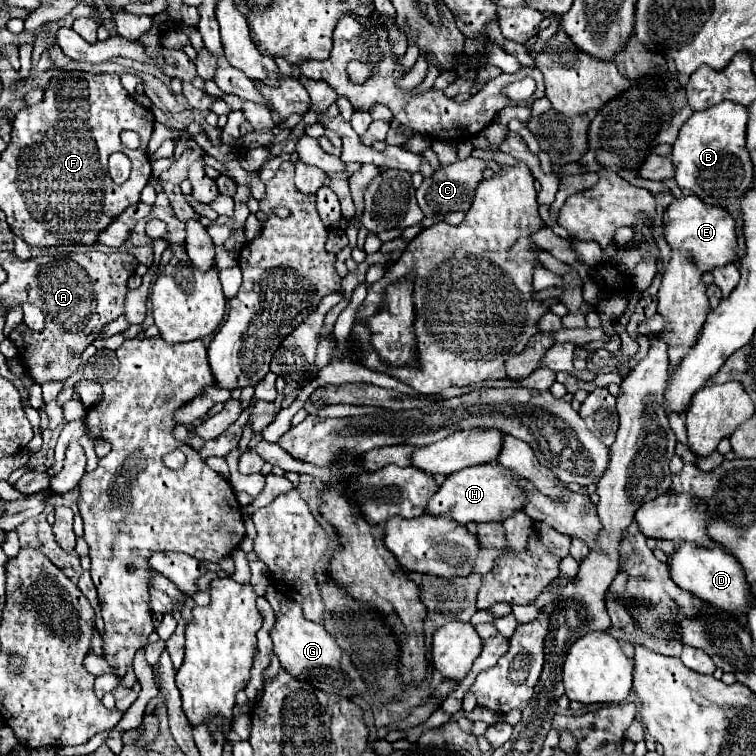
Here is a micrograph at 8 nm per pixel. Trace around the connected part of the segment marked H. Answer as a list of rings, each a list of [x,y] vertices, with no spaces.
[[[485,463],[451,473],[445,479],[445,483],[435,491],[435,495],[427,501],[425,513],[433,517],[447,517],[459,525],[469,525],[469,523],[503,521],[503,517],[509,517],[521,507],[523,507],[523,491],[515,483],[515,473],[505,469],[503,465]]]

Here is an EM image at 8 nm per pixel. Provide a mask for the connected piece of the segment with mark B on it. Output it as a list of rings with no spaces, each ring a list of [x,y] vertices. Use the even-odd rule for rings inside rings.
[[[723,101],[715,107],[695,111],[685,121],[677,141],[673,143],[671,161],[677,169],[675,183],[717,207],[727,207],[733,199],[745,195],[753,183],[753,163],[745,149],[747,121],[747,107],[733,101]]]

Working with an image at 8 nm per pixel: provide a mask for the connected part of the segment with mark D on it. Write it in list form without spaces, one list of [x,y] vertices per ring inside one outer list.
[[[681,541],[673,555],[669,555],[669,575],[681,589],[693,593],[695,597],[727,611],[727,613],[745,613],[751,605],[749,585],[745,583],[743,569],[735,557],[725,553],[721,547],[699,547],[687,541]]]

